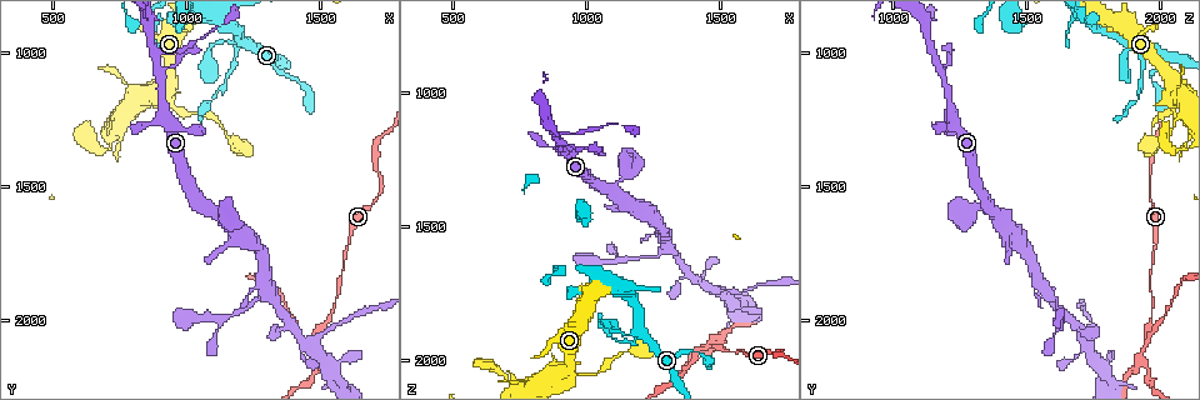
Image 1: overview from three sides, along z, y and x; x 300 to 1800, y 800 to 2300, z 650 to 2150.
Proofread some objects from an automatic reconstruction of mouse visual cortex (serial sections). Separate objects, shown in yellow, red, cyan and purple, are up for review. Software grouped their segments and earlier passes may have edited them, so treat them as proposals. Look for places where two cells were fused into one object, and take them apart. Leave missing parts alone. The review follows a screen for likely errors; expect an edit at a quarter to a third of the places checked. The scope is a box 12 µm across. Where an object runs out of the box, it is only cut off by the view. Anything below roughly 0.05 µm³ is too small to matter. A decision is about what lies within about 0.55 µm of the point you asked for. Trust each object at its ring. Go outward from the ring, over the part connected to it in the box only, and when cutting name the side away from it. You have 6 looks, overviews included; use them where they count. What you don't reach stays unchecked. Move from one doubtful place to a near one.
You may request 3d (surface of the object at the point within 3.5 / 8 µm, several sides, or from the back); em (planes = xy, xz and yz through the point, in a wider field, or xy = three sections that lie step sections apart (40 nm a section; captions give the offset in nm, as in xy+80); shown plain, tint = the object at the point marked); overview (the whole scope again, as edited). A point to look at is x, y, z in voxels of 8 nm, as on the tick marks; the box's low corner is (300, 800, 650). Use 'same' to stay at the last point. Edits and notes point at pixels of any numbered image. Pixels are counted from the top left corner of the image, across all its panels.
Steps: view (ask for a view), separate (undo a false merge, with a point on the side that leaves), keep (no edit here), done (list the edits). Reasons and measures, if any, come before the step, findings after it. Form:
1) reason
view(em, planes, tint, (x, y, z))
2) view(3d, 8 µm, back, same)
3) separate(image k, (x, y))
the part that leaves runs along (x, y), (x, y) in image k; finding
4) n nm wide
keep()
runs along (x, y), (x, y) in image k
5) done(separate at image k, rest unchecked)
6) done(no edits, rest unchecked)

view(3d, 3.5 µm, (1450, 2090, 1730))

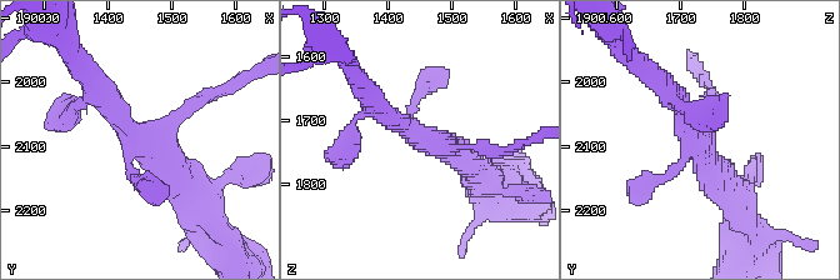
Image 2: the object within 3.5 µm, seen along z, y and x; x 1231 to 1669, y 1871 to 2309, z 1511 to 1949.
now the EM
view(em, xy, step 1, tint, (1460, 2085, 1725))

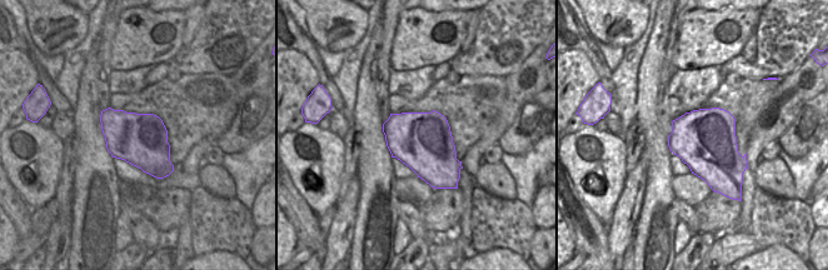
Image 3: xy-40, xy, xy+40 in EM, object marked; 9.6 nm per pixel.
keep()
runs along (89, 80), (196, 191) in image 2; one cell here

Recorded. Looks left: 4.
side arm on a straight run
view(3d, 3.5 µm, (1460, 2090, 1940))

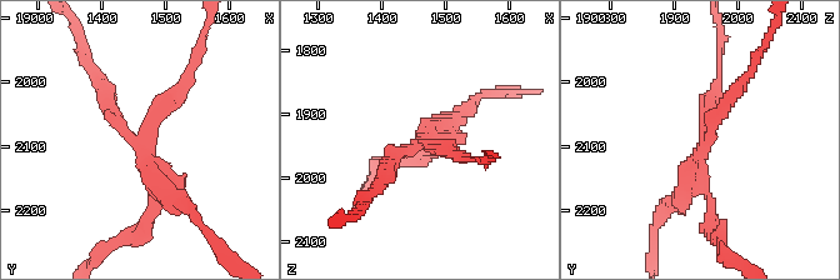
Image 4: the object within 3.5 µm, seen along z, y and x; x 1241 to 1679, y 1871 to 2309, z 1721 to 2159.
separate(image 4, (719, 111))
a second cell is stuck on

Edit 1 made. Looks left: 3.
two arms in line, one across
view(3d, 8 µm, (890, 1010, 1160))

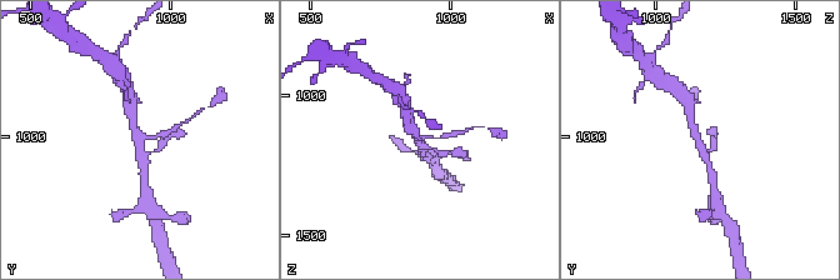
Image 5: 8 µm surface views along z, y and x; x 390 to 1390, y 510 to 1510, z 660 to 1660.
3 arms; arms of 150, 200, 250 nm; shape alone is not enough
view(em, xy, step 1, tint, (880, 1010, 1150))

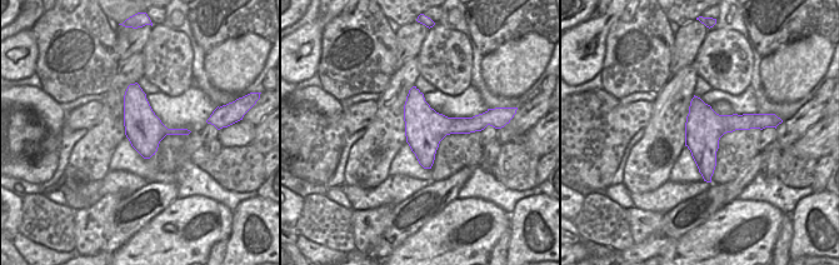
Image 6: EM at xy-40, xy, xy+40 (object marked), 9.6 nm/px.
380 nm wide
keep()
runs along (713, 174), (691, 125), (689, 106) in image 5; one cell here

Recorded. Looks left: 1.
done(separate at image 4, rest unchecked)

